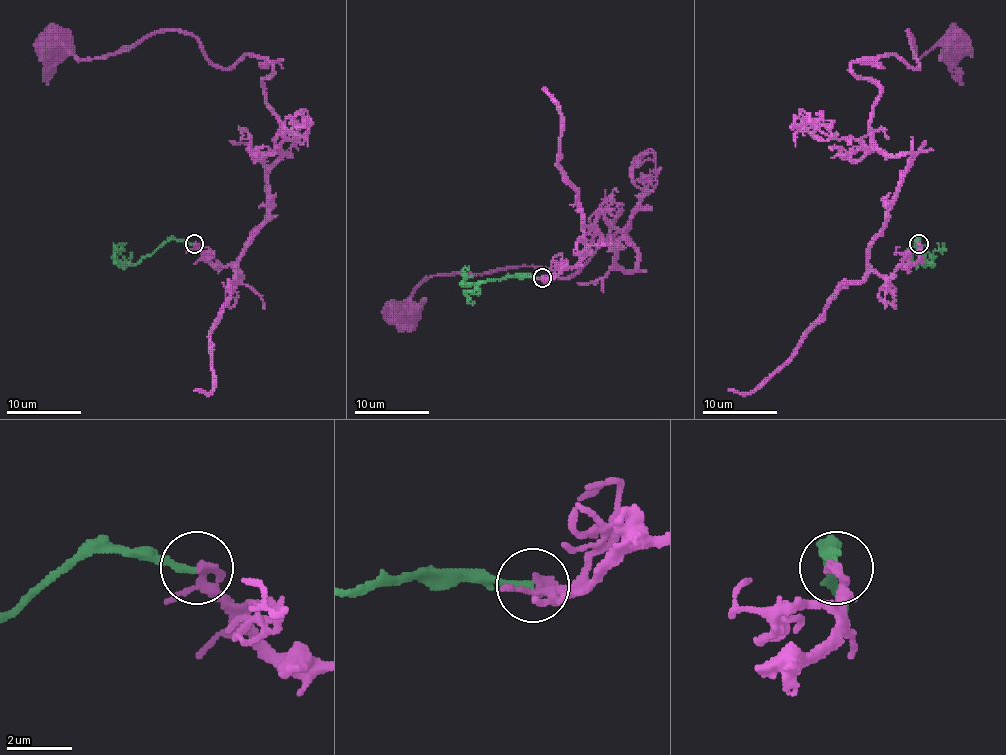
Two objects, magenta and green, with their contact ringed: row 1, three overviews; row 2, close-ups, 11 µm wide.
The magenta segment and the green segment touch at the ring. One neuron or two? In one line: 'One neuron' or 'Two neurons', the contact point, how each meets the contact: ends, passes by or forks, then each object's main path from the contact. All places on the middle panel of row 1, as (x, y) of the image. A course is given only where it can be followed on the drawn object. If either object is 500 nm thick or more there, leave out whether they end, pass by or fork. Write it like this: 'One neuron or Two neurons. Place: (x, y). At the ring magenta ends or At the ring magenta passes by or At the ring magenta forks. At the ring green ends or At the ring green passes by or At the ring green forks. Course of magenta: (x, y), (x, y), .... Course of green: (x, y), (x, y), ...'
One neuron. Place: (542, 278). At the ring magenta passes by. At the ring green ends. Course of magenta: (541, 277), (579, 260), (586, 227), (633, 270), (620, 210), (573, 273), (430, 275), (403, 309). Course of green: (541, 277), (489, 279), (465, 285), (463, 272), (469, 266)

